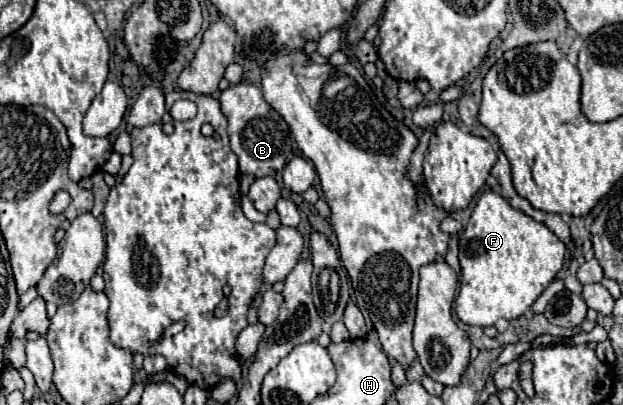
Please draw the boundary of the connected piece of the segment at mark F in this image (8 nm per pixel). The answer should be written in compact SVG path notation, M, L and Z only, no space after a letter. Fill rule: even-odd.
M486 191L478 199L476 209L464 228L462 238L459 249L462 279L460 279L460 293L456 299L456 315L466 325L488 327L500 319L514 321L522 317L542 295L542 291L552 283L552 279L564 265L566 245L544 223L536 223L532 217L524 215L522 211L512 209L510 203L496 191Z

